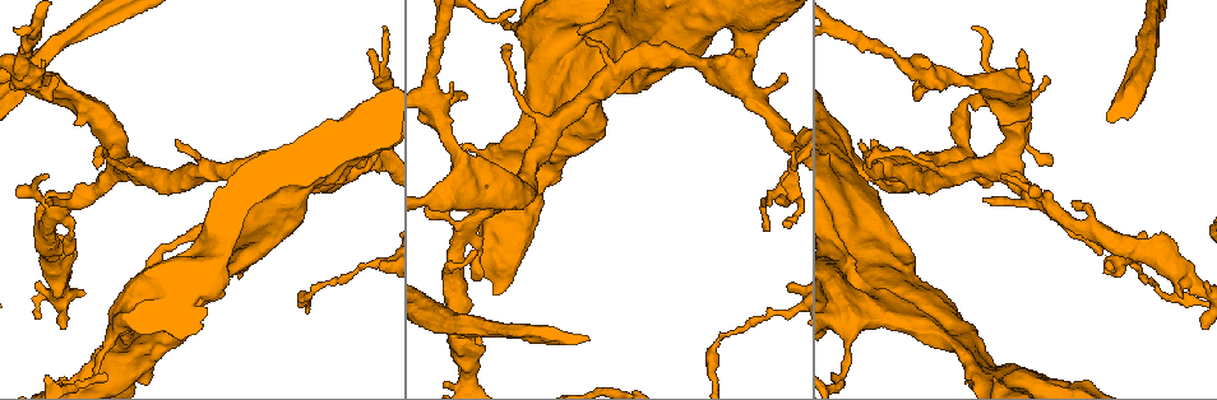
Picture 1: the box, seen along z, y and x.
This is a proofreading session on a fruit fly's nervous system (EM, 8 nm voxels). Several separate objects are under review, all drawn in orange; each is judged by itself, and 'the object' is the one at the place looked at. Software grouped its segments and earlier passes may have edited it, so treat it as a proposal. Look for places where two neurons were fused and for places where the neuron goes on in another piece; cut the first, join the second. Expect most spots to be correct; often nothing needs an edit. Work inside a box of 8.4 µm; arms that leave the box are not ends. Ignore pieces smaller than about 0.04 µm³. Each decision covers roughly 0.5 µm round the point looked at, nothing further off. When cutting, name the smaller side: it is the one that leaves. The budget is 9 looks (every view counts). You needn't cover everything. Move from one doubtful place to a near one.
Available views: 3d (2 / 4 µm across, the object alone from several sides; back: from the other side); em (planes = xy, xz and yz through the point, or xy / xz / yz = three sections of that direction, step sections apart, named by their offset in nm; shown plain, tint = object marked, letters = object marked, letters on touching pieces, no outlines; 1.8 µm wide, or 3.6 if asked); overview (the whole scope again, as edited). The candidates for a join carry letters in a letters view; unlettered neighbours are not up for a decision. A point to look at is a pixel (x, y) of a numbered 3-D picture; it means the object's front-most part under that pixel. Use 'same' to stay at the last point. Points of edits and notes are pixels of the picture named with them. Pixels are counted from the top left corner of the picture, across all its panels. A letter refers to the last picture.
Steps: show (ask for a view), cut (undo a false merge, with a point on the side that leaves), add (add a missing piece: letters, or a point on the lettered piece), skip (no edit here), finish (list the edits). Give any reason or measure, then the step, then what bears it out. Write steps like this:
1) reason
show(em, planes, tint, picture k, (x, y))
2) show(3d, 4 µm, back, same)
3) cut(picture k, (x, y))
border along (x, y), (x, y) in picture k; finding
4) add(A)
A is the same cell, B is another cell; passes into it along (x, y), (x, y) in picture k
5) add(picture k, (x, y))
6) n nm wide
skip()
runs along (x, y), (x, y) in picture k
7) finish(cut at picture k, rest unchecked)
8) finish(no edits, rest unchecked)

three-way junction
show(3d, 4 µm, picture 1, (61, 91))

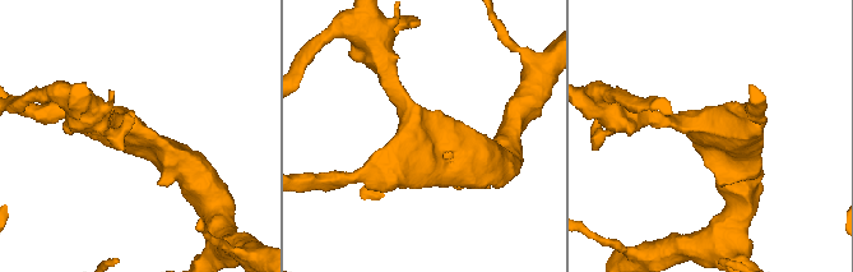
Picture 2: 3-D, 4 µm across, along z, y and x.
3 arms; arms of 280, 340, 480 nm; shape alone is not enough
show(em, planes, letters, picture 2, (728, 141))

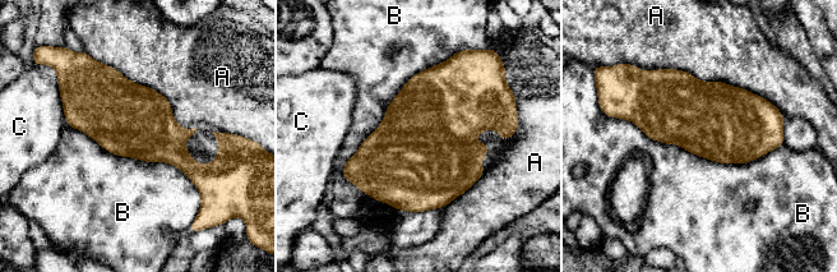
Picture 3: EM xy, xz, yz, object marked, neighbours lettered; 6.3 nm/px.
skip()
A, B and C are other cells; border along (457, 52), (346, 161), (359, 190) in picture 3; one neuron here

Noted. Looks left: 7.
thin end
show(3d, 4 µm, picture 1, (474, 252))

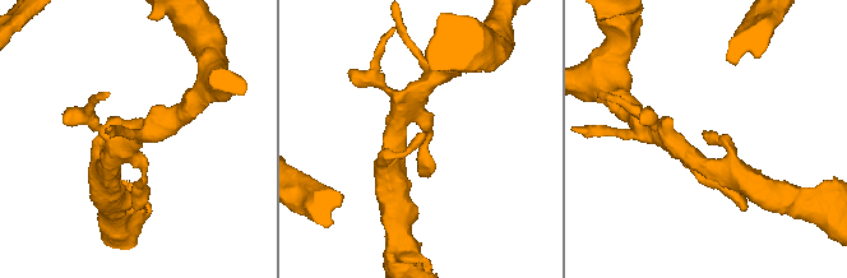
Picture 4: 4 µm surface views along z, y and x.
need the tissue
show(em, yz, step 16, tint, picture 4, (702, 134))

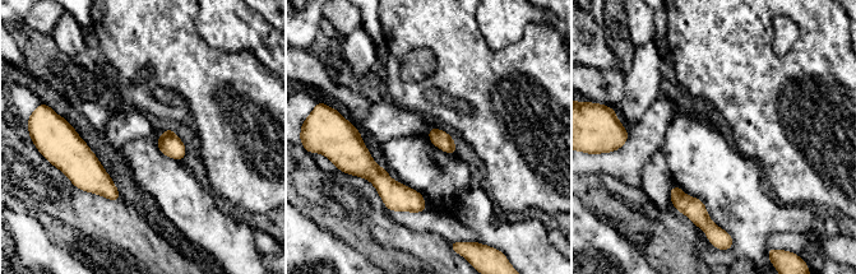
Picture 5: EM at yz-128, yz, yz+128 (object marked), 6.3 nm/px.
cut it another way
show(em, planes, letters, same)

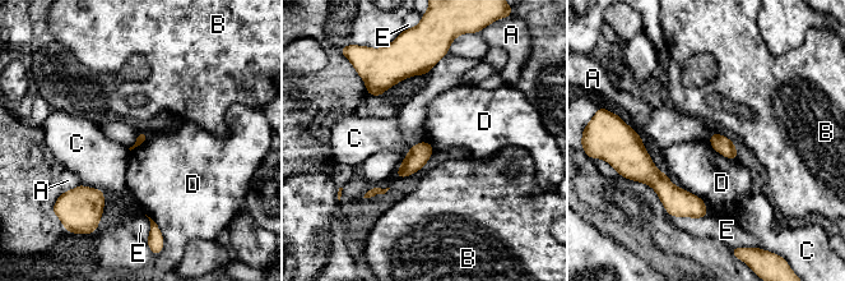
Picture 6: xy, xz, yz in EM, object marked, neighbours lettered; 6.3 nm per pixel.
skip()
A, B, C, D and E are other cells; border along (709, 142), (722, 155), (737, 160) in picture 6; none of them fits

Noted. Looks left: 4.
abrupt turn
show(em, planes, tint, picture 1, (61, 288))

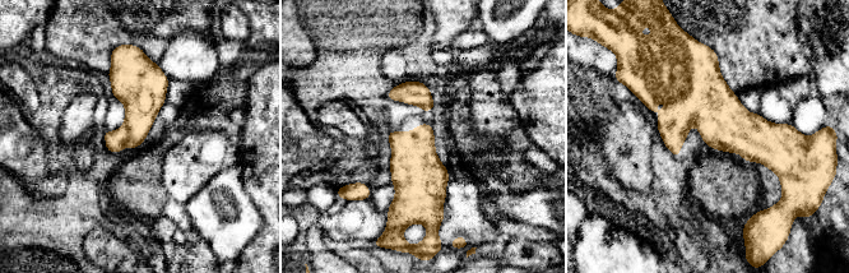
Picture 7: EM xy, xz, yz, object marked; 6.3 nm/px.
show(em, planes, letters, same)

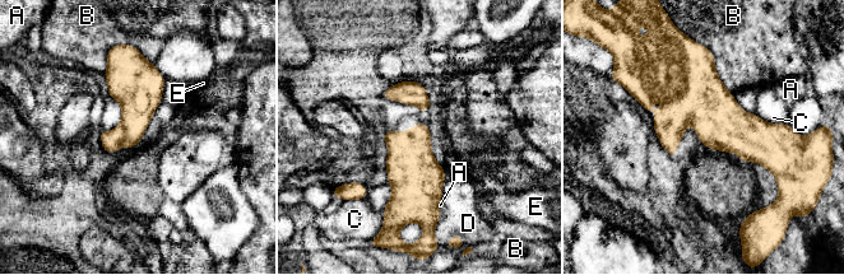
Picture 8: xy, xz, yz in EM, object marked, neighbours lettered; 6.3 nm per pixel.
B touches over 360 nm
skip()
A, B, C, D and E are other cells; border along (701, 45), (731, 93) in picture 8; all the same neuron

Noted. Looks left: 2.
branch stops here
show(em, planes, letters, picture 1, (916, 84))

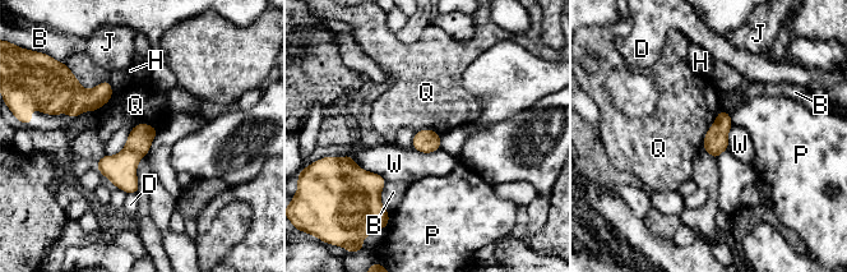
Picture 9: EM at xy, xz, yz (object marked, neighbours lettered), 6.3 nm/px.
skip()
B, D, H, J, P, Q and W are other cells; border along (720, 109), (704, 137), (702, 147) in picture 9; no lettered piece goes on from it

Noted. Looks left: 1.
finish(no edits, rest unchecked)

